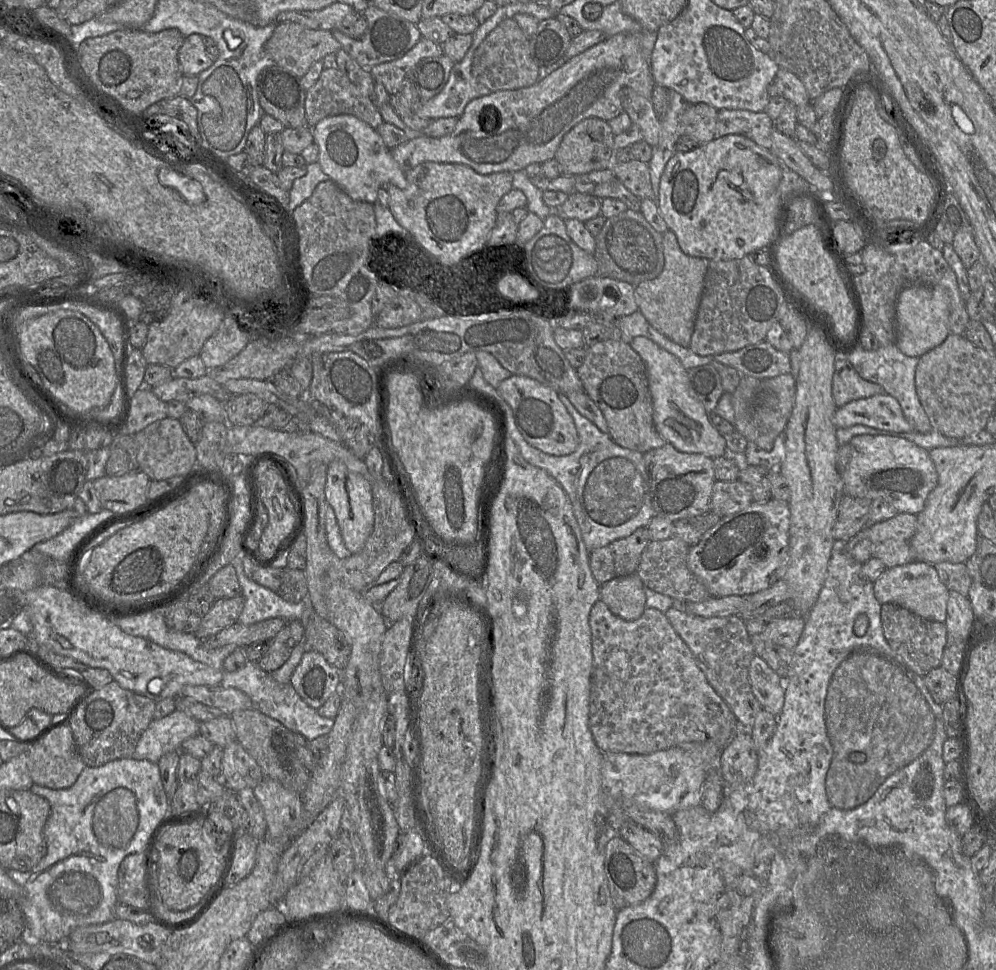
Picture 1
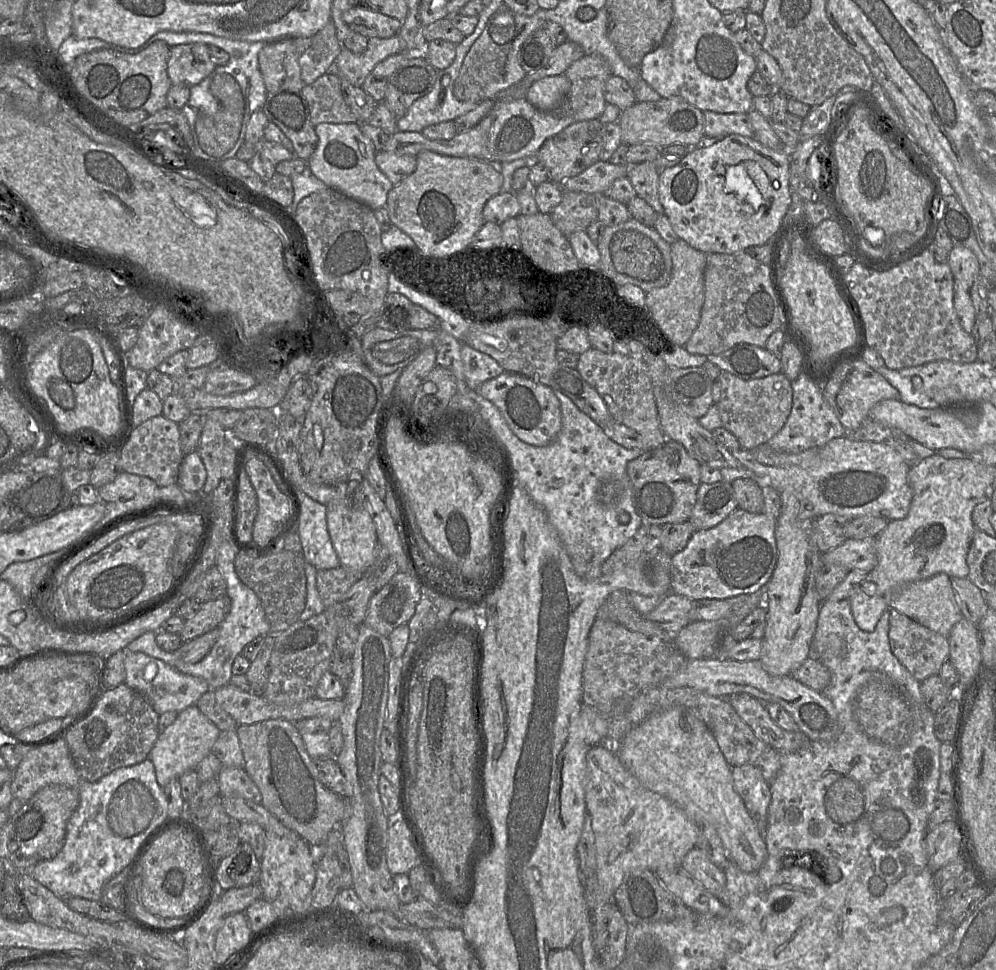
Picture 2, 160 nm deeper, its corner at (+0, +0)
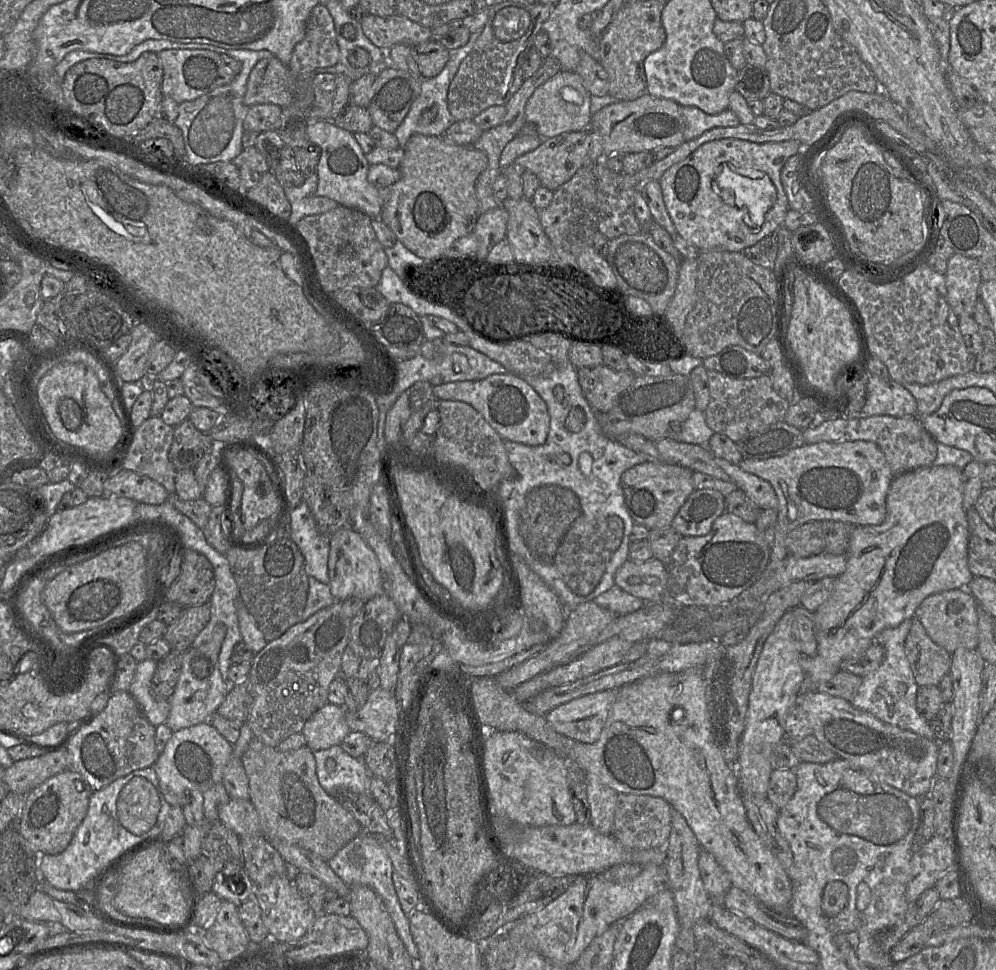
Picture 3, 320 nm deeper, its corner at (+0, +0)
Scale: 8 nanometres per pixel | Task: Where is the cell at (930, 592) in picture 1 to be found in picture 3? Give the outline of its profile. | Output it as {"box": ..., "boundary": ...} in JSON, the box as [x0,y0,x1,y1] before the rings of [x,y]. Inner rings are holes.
{"box":[915,589,978,654],"boundary":[[[953,589],[926,597],[915,611],[927,635],[952,654],[959,648],[977,649],[978,603],[966,589]]]}

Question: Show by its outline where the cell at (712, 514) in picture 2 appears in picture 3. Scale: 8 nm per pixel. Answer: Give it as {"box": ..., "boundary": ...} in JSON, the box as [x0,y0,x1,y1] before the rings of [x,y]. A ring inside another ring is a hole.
{"box":[671,488,726,537],"boundary":[[[713,488],[694,490],[674,517],[671,528],[681,537],[707,535],[713,522],[726,512],[725,499]]]}

